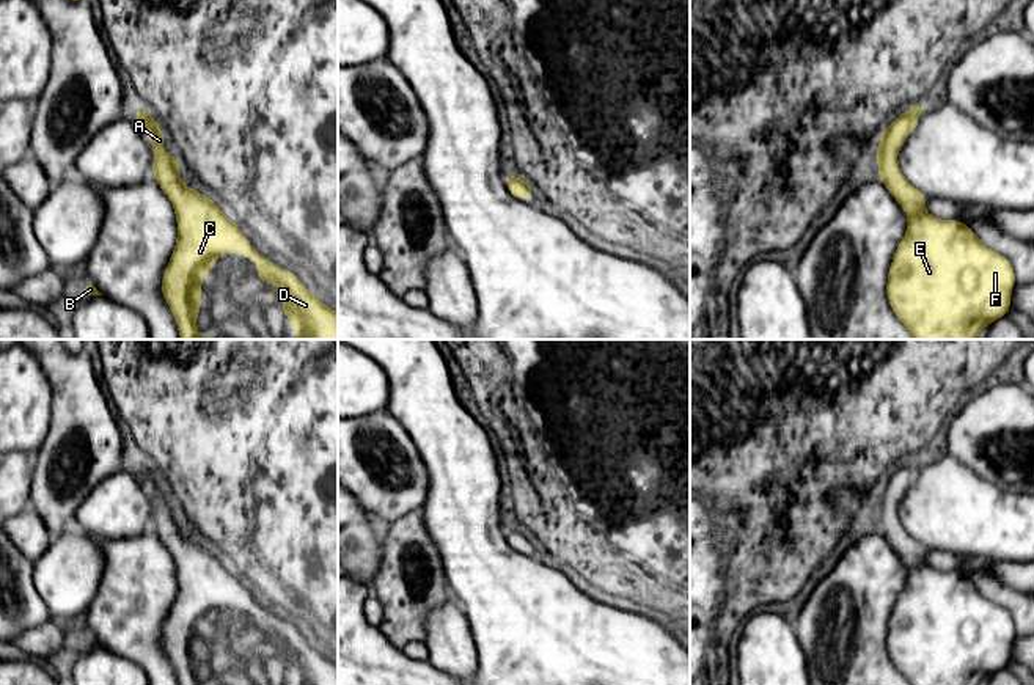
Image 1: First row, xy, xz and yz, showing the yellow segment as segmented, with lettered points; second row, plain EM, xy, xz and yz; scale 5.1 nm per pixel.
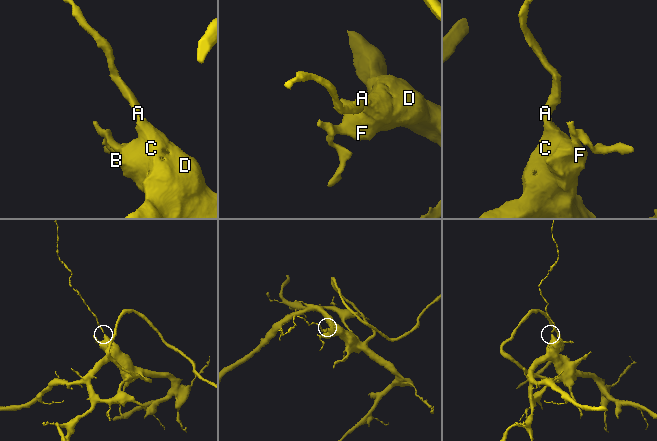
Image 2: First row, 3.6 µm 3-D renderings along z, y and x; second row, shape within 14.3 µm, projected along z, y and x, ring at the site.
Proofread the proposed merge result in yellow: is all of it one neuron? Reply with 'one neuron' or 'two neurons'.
one neuron

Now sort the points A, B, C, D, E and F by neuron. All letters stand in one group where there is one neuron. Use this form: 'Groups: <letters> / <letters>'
Groups: A B C D E F

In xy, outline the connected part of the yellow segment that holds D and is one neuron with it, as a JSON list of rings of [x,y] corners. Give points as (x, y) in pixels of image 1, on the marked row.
[[[134,107],[134,115],[152,145],[152,178],[170,198],[176,212],[178,239],[162,277],[162,294],[174,316],[181,339],[200,339],[206,335],[196,330],[198,322],[193,321],[201,314],[201,283],[214,269],[214,261],[225,253],[244,253],[248,261],[258,262],[258,281],[280,286],[280,291],[284,294],[281,311],[292,324],[295,339],[338,339],[338,313],[310,292],[294,272],[278,267],[259,255],[242,234],[242,229],[222,214],[215,200],[187,187],[178,171],[181,165],[178,156],[163,154],[165,135],[152,115],[141,107]]]

